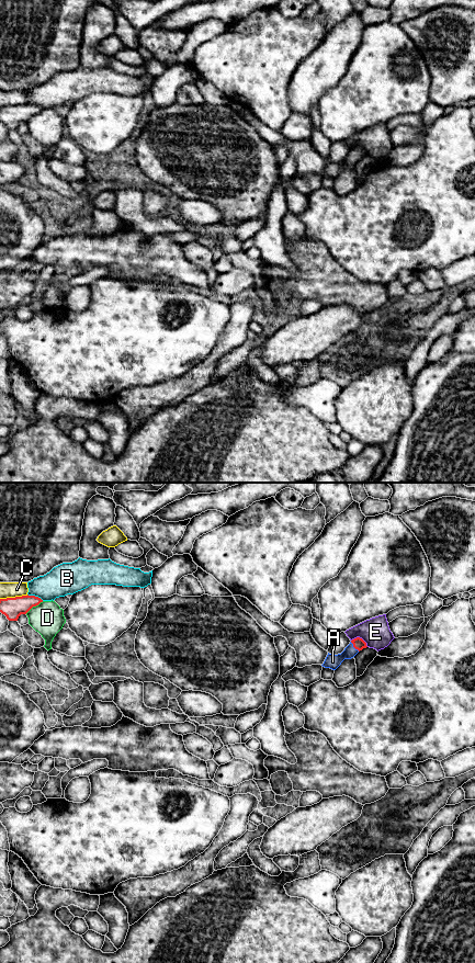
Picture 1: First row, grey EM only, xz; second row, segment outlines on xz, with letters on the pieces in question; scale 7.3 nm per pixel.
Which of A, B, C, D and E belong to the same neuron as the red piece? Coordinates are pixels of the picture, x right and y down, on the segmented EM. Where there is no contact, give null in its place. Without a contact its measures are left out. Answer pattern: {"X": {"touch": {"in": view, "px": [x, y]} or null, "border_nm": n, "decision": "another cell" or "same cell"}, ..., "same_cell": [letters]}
{"A": {"touch": {"in": "xz", "px": [354, 647]}, "border_nm": 100, "decision": "same cell"}, "B": {"touch": {"in": "xz", "px": [34, 596]}, "border_nm": 130, "decision": "another cell"}, "C": {"touch": {"in": "xz", "px": [13, 598]}, "border_nm": 220, "decision": "another cell"}, "D": {"touch": {"in": "xz", "px": [34, 605]}, "border_nm": 160, "decision": "another cell"}, "E": {"touch": {"in": "xz", "px": [359, 637]}, "border_nm": 140, "decision": "another cell"}, "same_cell": ["A"]}

